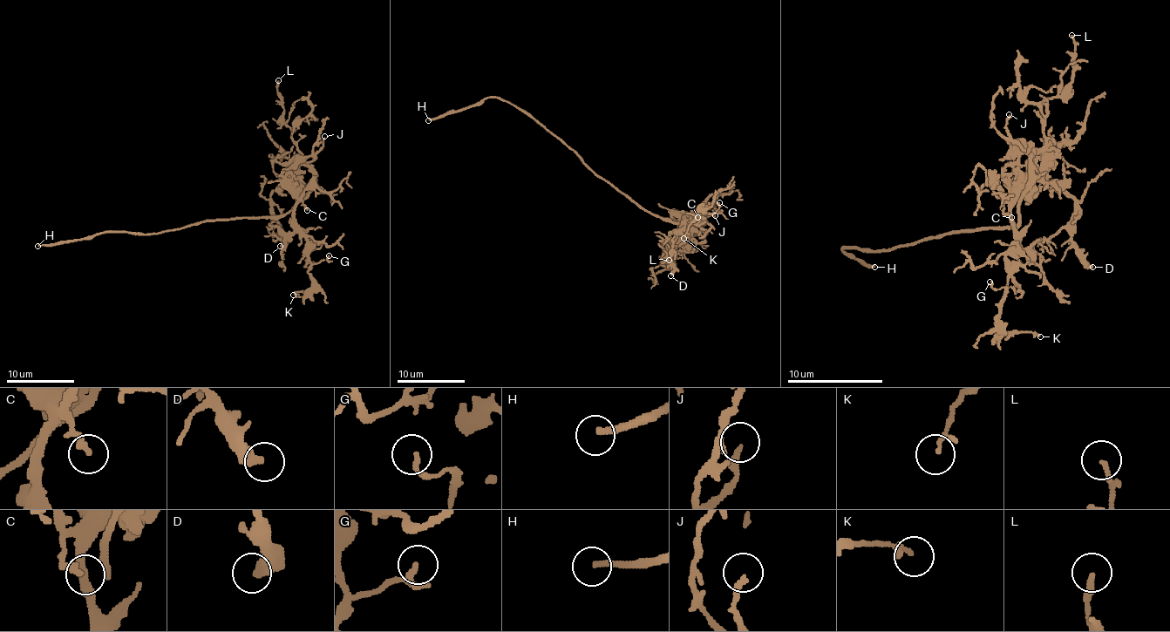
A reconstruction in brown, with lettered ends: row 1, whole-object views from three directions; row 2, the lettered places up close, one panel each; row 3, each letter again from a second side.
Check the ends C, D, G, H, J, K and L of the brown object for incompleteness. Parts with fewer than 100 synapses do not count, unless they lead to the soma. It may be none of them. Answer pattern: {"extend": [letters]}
{"extend": ["H"]}

